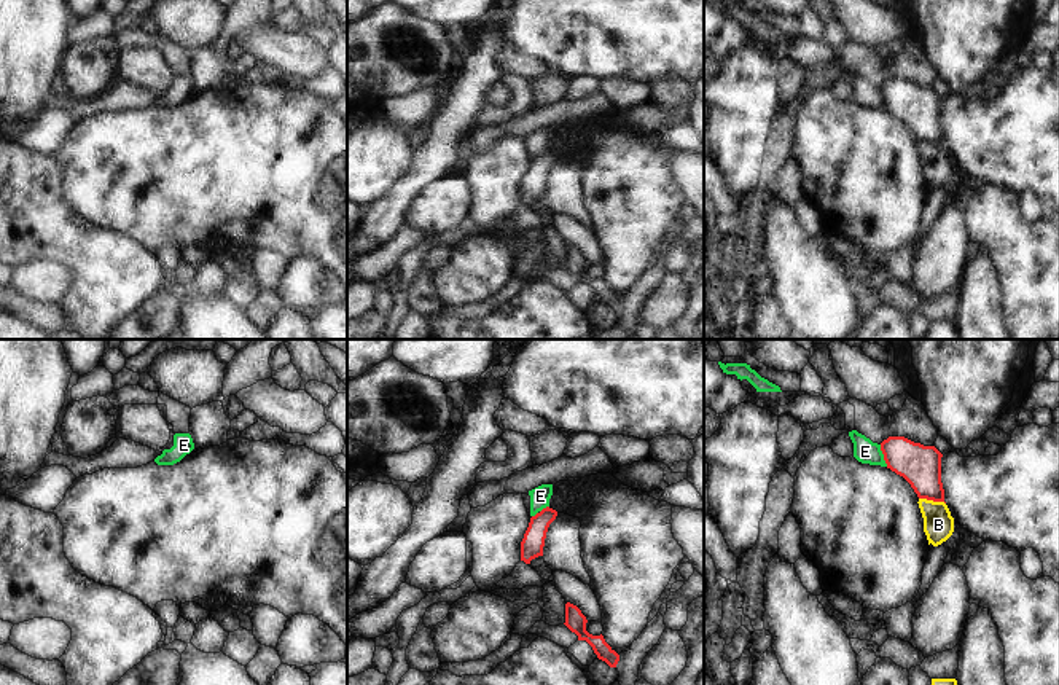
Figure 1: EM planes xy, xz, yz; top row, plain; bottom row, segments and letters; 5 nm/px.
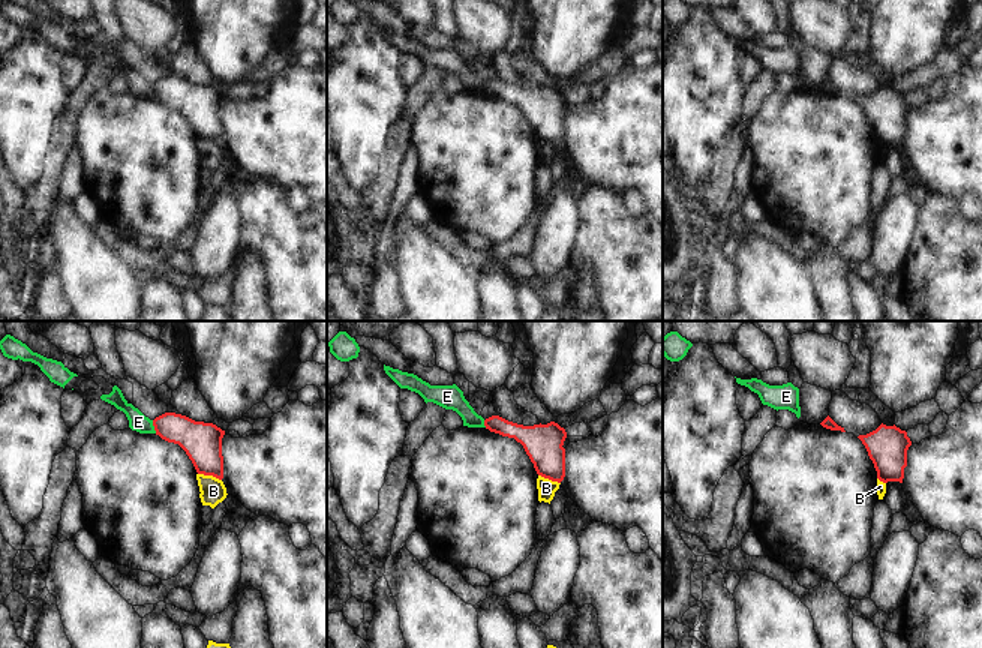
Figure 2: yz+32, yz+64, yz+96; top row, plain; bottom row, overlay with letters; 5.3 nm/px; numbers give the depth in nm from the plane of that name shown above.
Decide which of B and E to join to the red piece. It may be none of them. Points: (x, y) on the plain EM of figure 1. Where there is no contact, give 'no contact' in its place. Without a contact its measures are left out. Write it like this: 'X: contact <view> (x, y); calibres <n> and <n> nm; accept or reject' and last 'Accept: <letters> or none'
B: contact yz (932, 142); calibres 200 and 160 nm; reject
E: contact yz (884, 99); calibres 200 and 120 nm; reject
Accept: none

